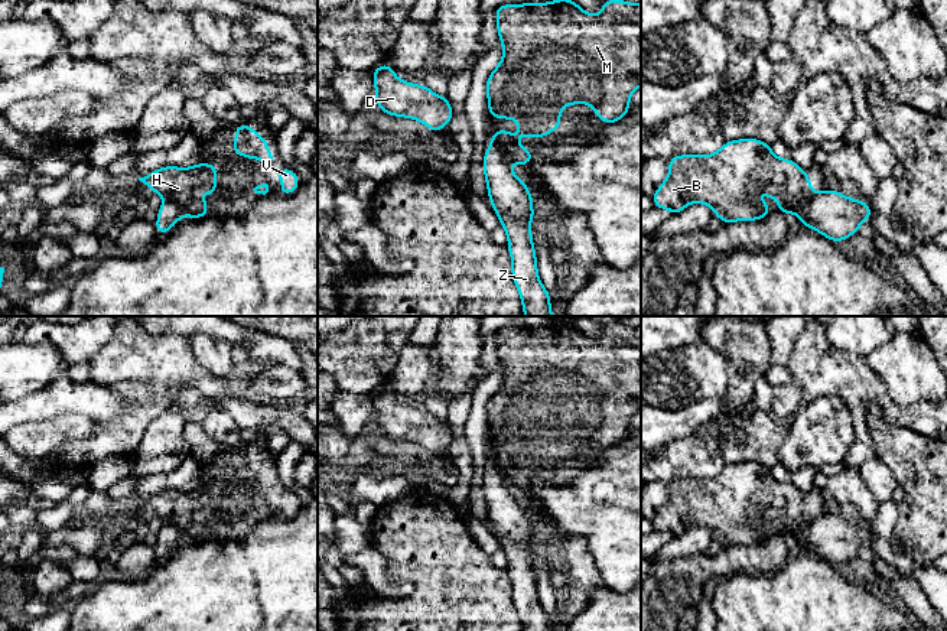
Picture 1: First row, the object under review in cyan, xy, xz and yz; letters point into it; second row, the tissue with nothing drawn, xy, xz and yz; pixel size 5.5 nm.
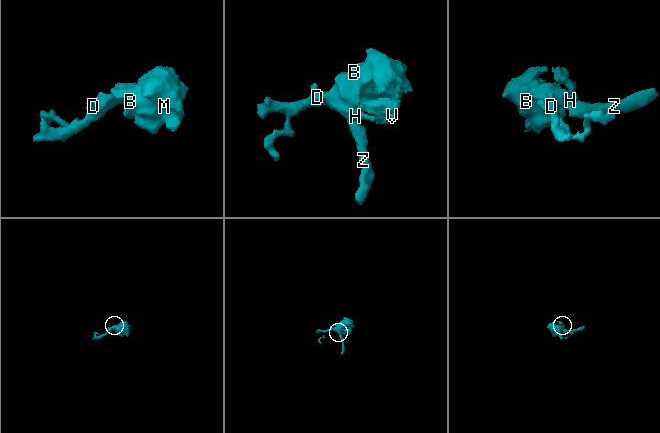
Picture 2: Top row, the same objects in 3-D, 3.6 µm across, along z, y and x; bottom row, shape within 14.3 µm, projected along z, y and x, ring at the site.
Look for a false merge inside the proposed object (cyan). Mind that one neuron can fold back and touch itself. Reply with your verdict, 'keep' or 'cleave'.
cleave

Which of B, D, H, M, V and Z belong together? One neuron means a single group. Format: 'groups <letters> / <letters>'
groups B D H M V / Z

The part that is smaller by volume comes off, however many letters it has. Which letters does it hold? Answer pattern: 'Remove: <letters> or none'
Remove: Z

